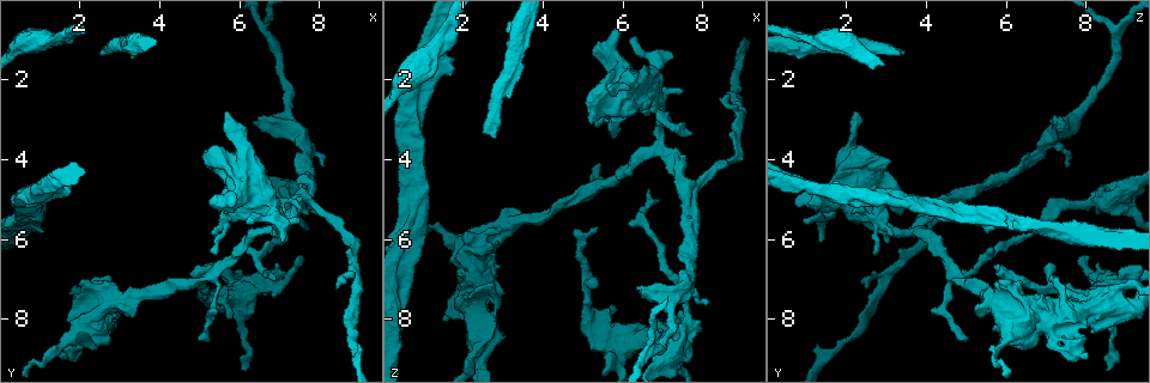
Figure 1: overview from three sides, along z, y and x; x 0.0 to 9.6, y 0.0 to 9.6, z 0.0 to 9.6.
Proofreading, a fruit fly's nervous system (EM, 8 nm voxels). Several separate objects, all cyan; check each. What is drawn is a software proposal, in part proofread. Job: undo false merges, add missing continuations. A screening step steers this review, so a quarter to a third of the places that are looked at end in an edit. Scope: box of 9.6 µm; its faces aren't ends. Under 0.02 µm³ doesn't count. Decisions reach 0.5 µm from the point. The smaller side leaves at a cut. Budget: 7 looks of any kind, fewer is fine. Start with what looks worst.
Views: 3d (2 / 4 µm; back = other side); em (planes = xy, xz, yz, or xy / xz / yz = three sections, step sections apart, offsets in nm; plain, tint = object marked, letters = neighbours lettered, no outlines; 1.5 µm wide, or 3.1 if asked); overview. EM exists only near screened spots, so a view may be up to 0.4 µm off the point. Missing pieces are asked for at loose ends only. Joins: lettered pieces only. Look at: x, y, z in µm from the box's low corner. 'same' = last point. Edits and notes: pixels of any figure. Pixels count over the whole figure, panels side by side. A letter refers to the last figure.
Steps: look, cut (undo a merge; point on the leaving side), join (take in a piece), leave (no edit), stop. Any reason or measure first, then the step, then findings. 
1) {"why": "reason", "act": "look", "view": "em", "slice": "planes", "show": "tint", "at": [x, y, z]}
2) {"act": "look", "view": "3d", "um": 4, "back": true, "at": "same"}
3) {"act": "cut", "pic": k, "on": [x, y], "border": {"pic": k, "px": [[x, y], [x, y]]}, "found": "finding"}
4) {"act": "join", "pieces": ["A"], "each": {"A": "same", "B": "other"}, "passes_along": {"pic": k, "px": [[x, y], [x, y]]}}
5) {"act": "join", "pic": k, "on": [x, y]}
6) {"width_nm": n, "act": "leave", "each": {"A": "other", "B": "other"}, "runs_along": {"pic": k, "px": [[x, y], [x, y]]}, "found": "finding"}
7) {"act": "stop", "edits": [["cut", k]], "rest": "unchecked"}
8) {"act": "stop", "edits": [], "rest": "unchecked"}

{"why": "thick end", "act": "look", "view": "3d", "um": 2, "back": true, "at": [6.35, 3.10, 7.25]}

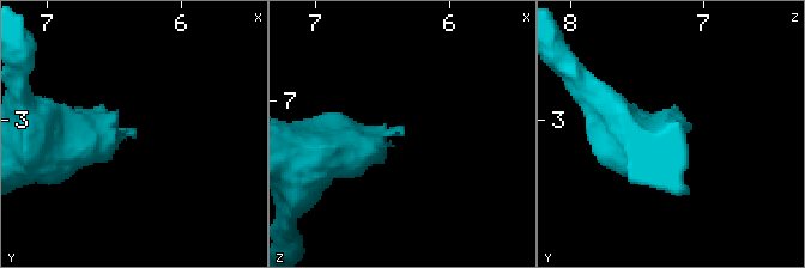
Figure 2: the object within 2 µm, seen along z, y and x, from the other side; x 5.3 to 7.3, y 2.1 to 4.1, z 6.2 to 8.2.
{"act": "look", "view": "em", "slice": "planes", "show": "letters", "at": [6.36, 3.04, 7.24]}

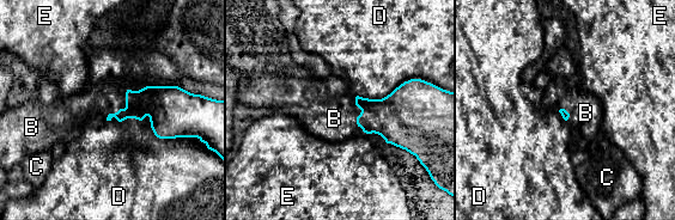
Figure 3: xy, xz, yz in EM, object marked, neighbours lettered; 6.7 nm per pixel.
{"act": "join", "pieces": ["B"], "each": {"B": "same", "C": "other", "D": "other", "E": "other"}, "passes_along": {"pic": 3, "px": [[158, 103], [122, 109], [96, 102]]}, "found": "the neuron continues"}

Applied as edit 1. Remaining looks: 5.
{"act": "look", "view": "overview"}

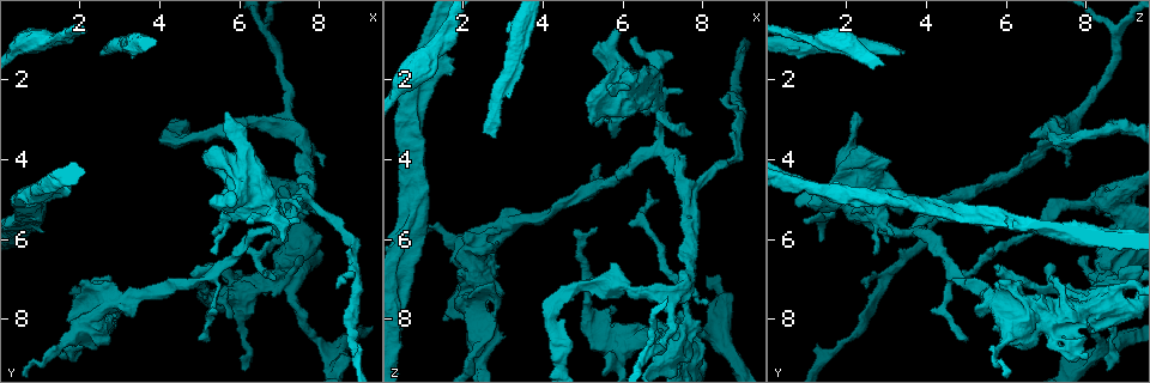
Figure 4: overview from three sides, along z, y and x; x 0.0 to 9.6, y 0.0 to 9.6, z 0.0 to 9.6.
{"why": "thick turns thin", "act": "look", "view": "3d", "um": 4, "at": [2.30, 8.45, 6.50]}

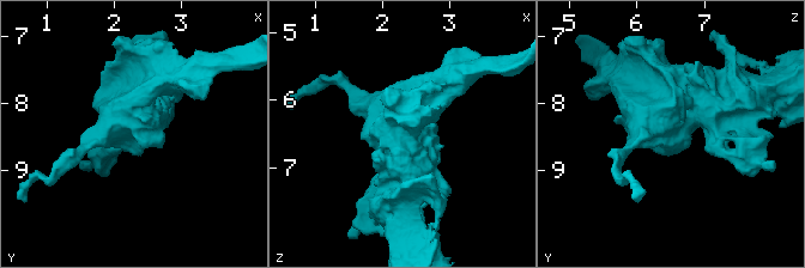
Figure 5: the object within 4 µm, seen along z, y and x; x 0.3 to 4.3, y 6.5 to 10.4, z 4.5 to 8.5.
{"arm_widths_nm": [240, 440], "act": "look", "view": "em", "slice": "planes", "show": "letters", "at": [2.25, 8.45, 6.50]}

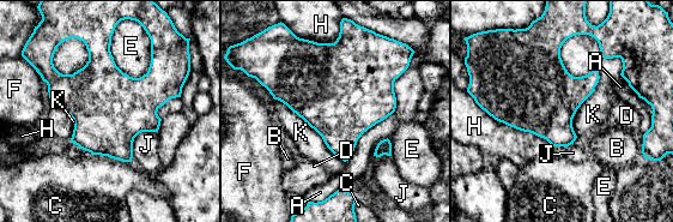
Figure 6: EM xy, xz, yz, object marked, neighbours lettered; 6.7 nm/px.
{"longest_contact_nm": ["K", 650], "act": "leave", "each": {"A": "other", "B": "other", "C": "other", "D": "other", "E": "other", "F": "other", "H": "other", "J": "other", "K": "other"}, "found": "one neuron here"}

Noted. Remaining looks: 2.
{"why": "free end", "act": "look", "view": "em", "slice": "planes", "show": "tint", "at": [8.10, 4.10, 7.40]}

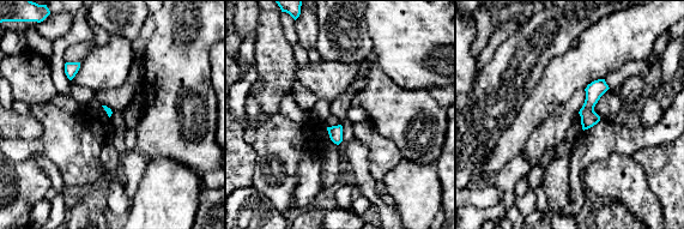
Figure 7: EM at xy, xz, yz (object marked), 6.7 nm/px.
{"why": "see the neighbours", "act": "look", "view": "em", "slice": "planes", "show": "letters", "at": "same"}

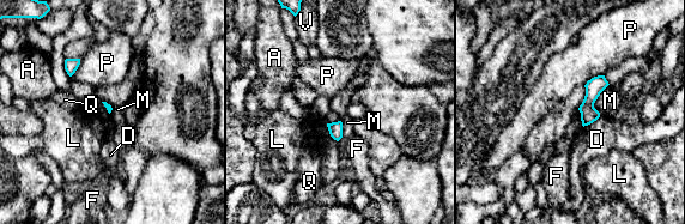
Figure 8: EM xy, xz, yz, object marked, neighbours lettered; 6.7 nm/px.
{"longest_contact_nm": ["M", 220], "act": "leave", "each": {"A": "other", "D": "other", "F": "other", "L": "other", "M": "other", "P": "other", "Q": "other", "V": "other"}, "found": "none of them fits"}

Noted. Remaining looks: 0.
{"act": "stop", "edits": [["join", 3]], "rest": "unchecked"}

